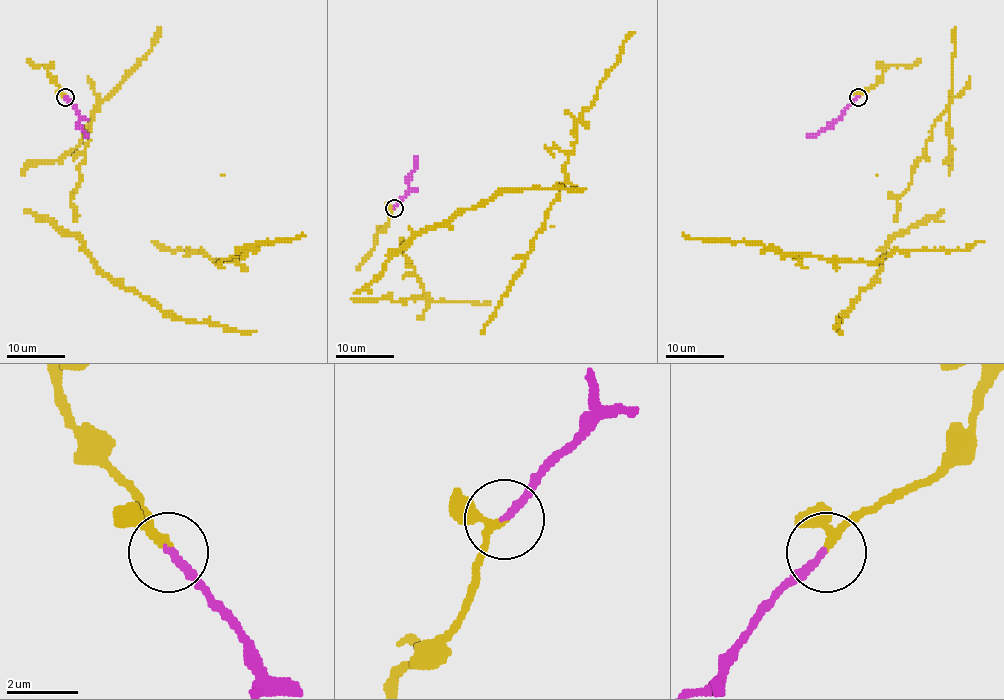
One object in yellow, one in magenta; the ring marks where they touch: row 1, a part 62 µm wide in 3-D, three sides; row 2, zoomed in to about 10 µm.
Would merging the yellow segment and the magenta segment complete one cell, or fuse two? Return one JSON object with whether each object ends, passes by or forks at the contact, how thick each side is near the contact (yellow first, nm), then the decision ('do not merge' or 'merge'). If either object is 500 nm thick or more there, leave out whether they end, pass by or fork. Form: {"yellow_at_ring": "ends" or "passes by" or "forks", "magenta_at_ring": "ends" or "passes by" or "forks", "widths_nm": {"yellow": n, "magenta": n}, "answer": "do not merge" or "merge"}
{"yellow_at_ring": "passes by", "magenta_at_ring": "ends", "widths_nm": {"yellow": 170, "magenta": 240}, "answer": "merge"}

